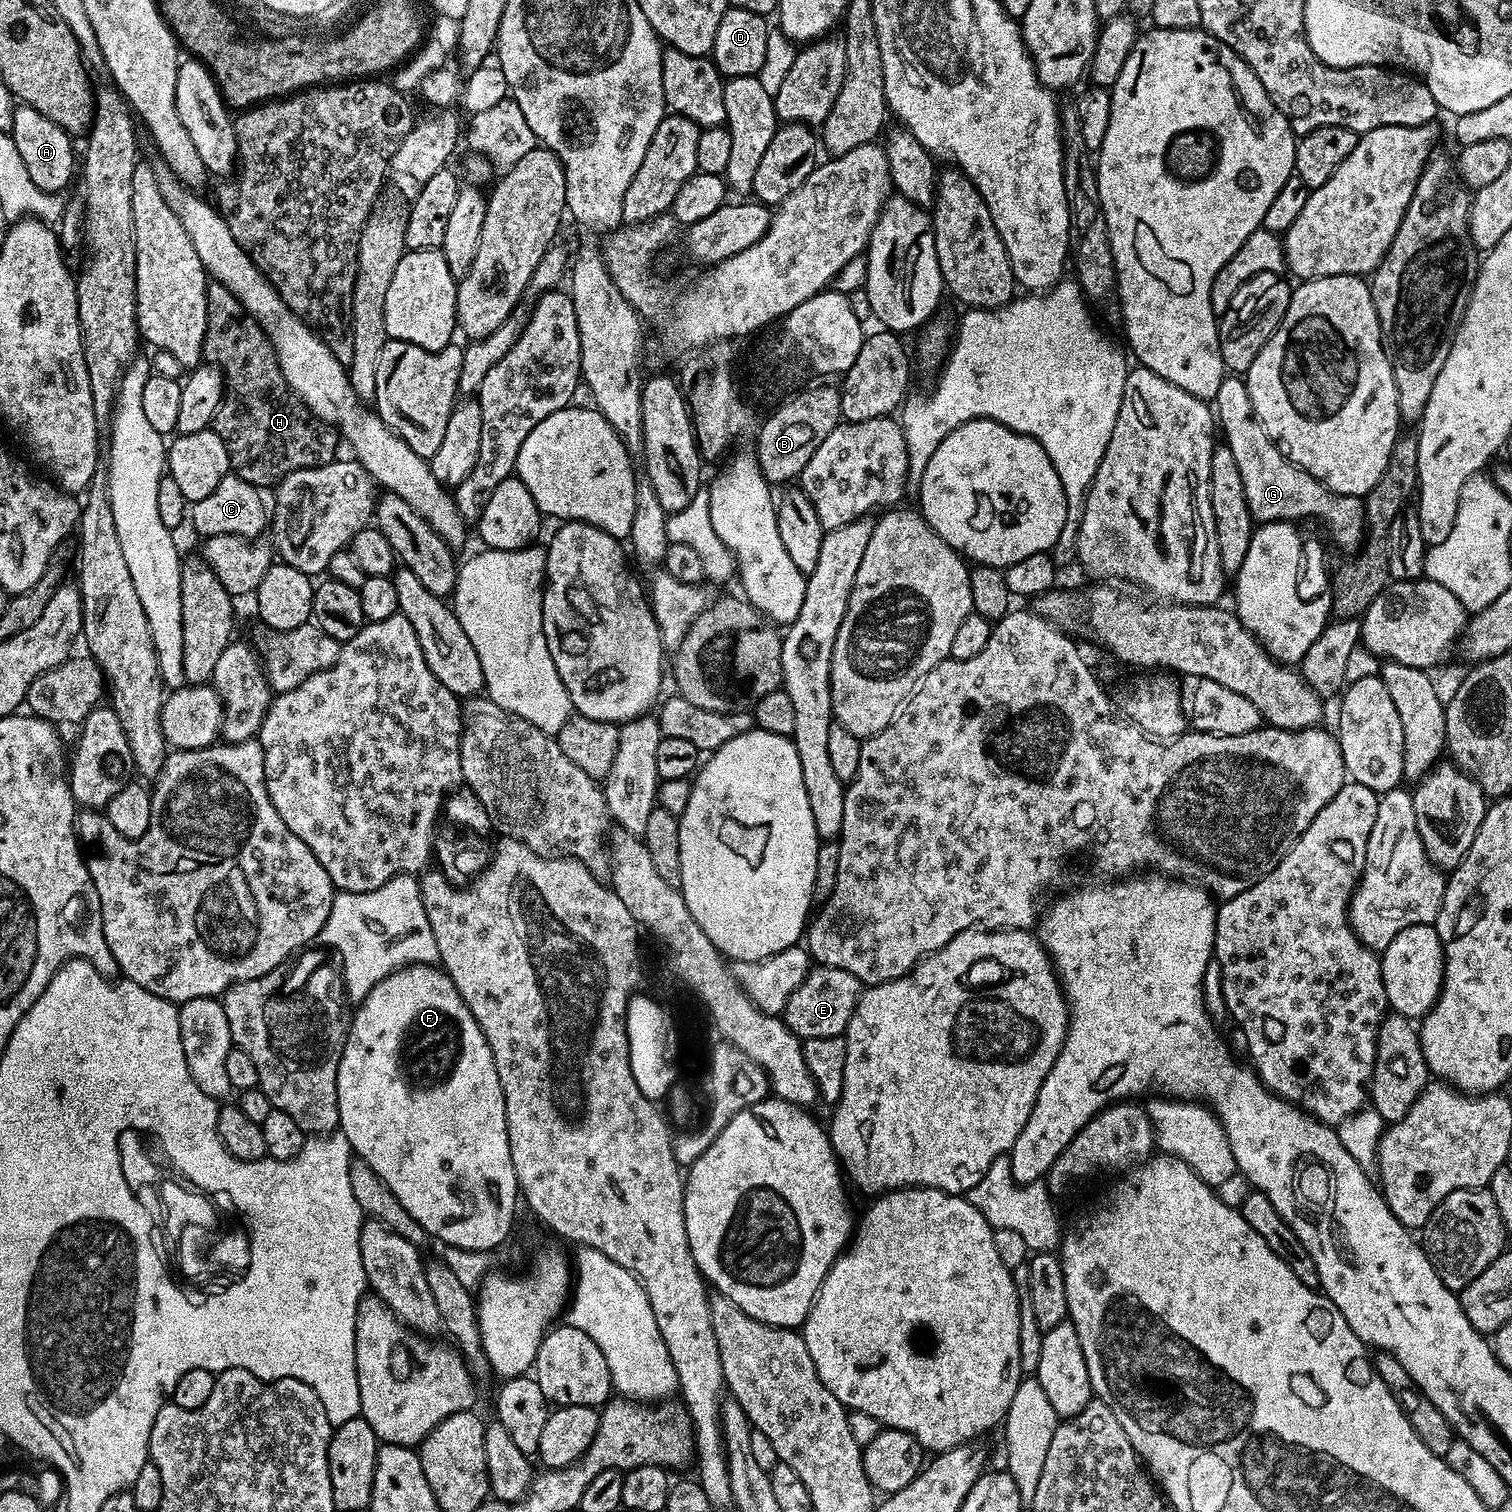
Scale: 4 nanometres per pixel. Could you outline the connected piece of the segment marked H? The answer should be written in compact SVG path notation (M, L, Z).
M225 392L220 399L220 407L216 409L216 416L210 425L212 431L218 434L218 438L222 438L222 442L228 451L228 467L238 478L242 478L246 482L252 483L254 480L269 480L272 486L280 483L281 479L290 474L294 470L306 470L307 468L317 468L323 464L329 464L330 461L337 459L336 440L338 444L338 432L331 424L325 424L323 420L319 420L312 411L306 407L293 392L284 392L284 396L229 396Z

